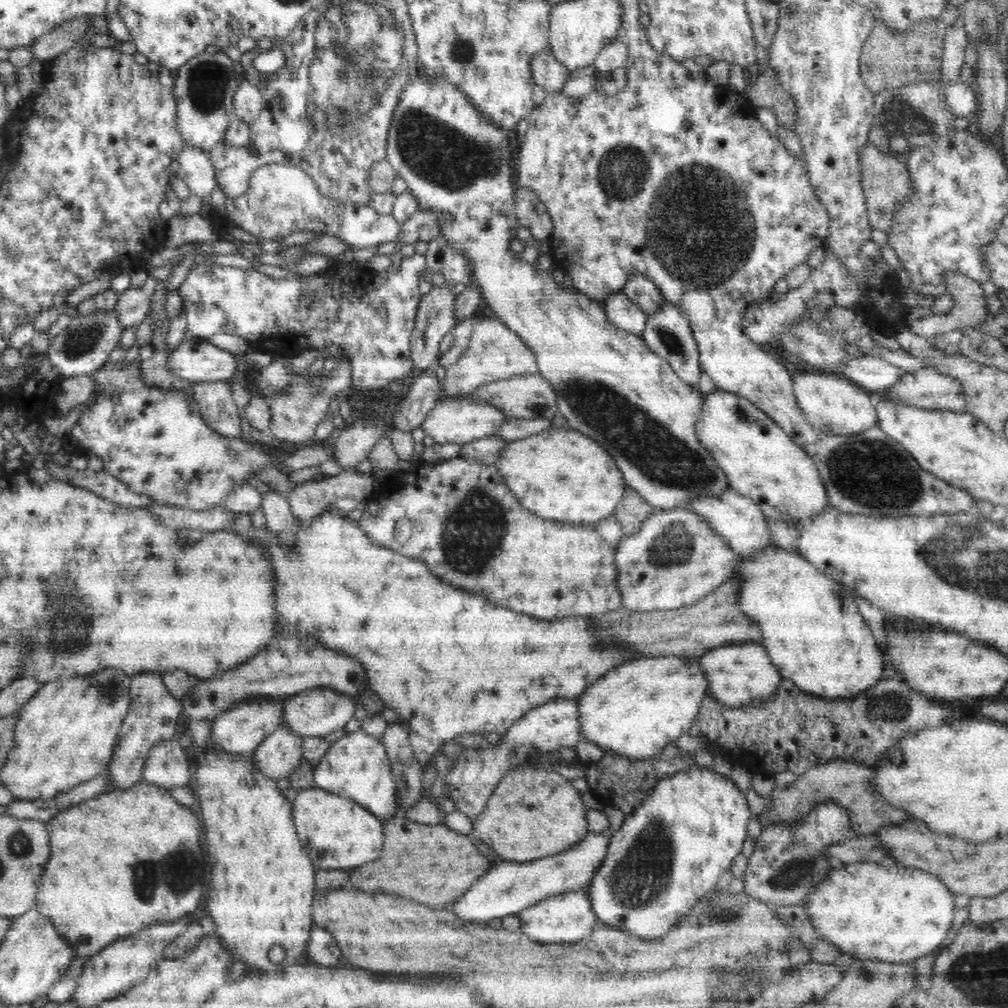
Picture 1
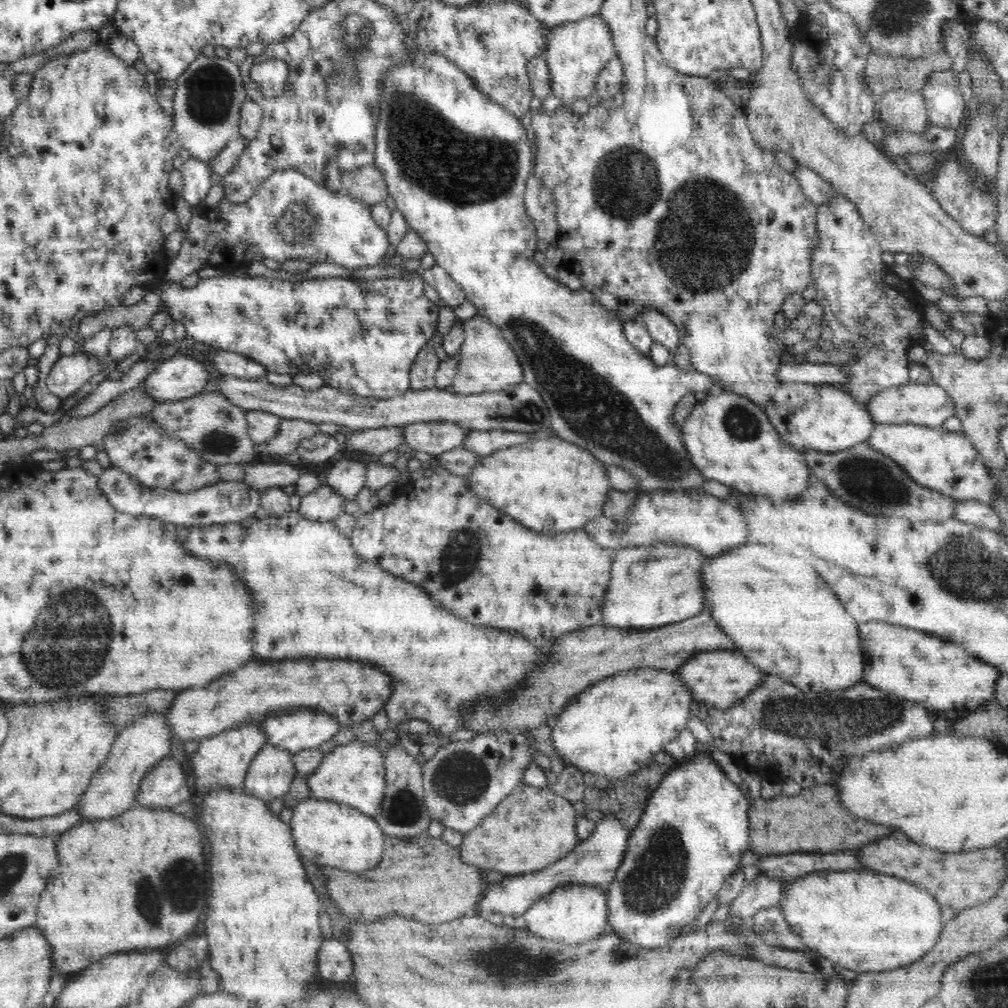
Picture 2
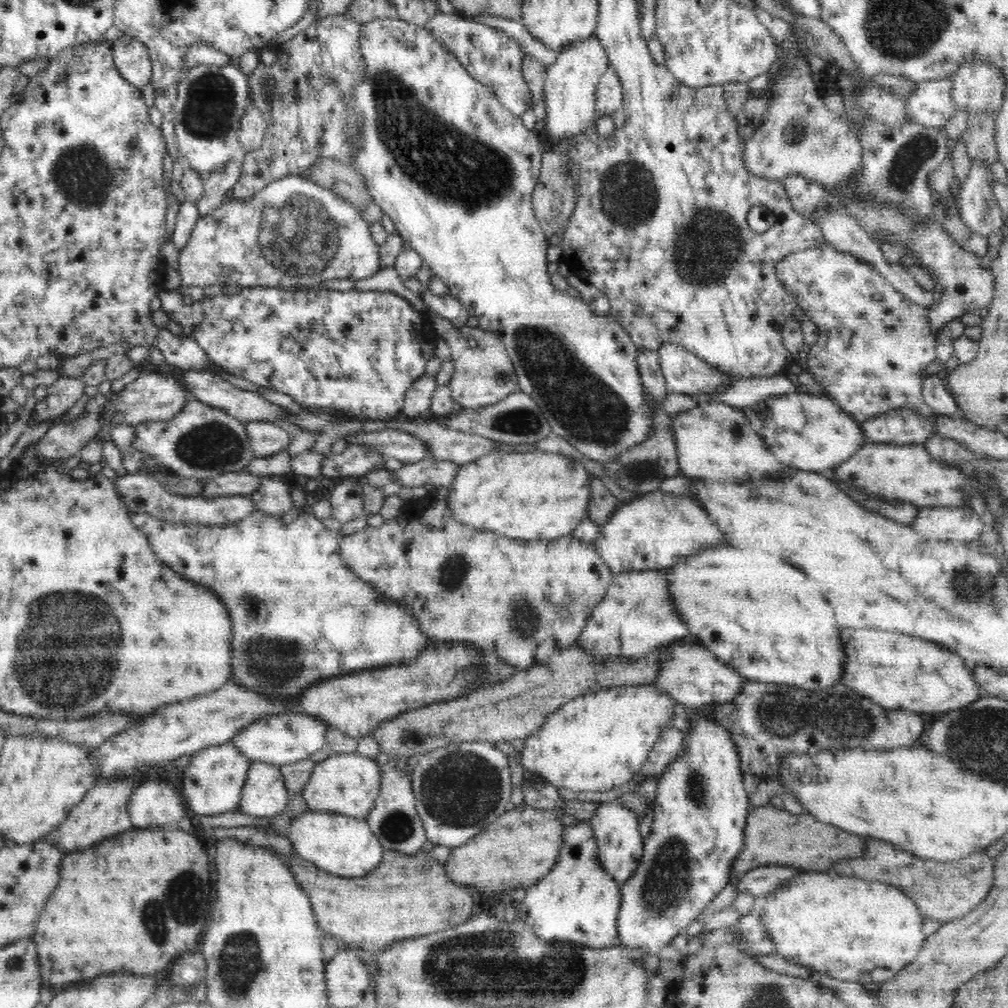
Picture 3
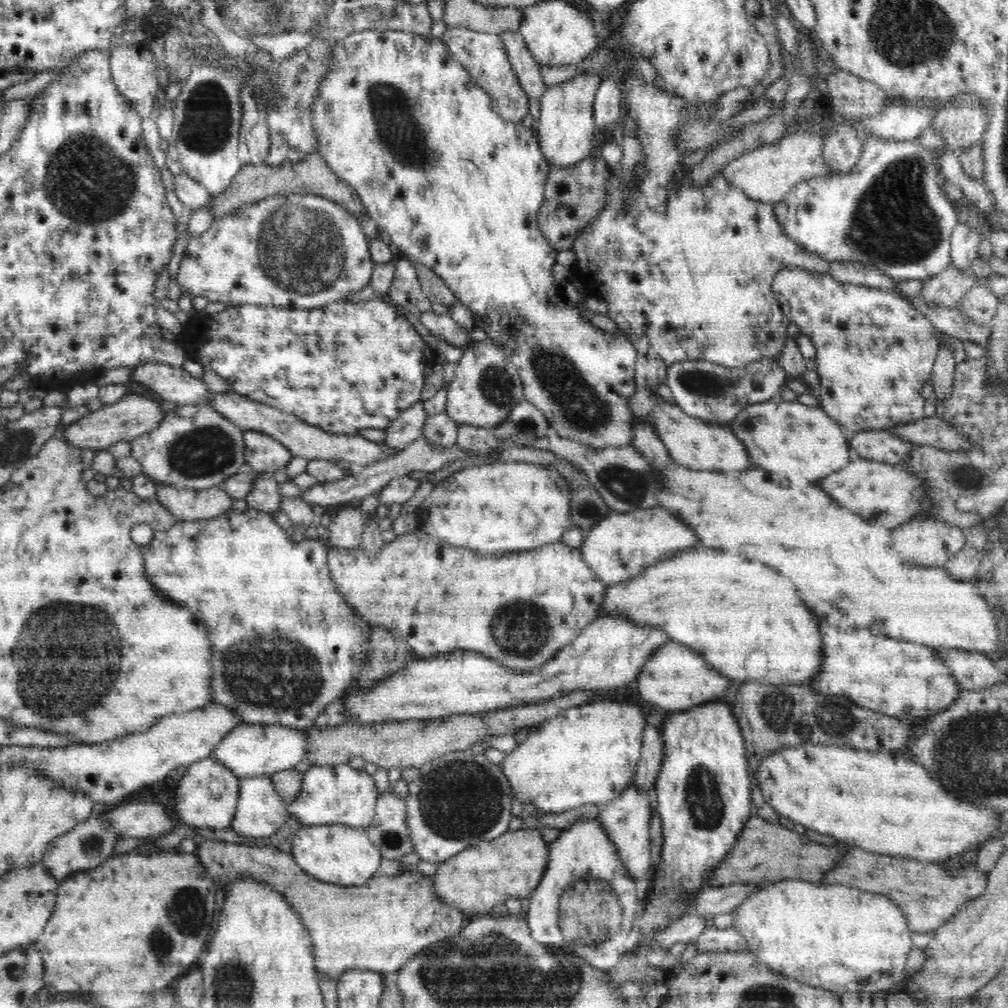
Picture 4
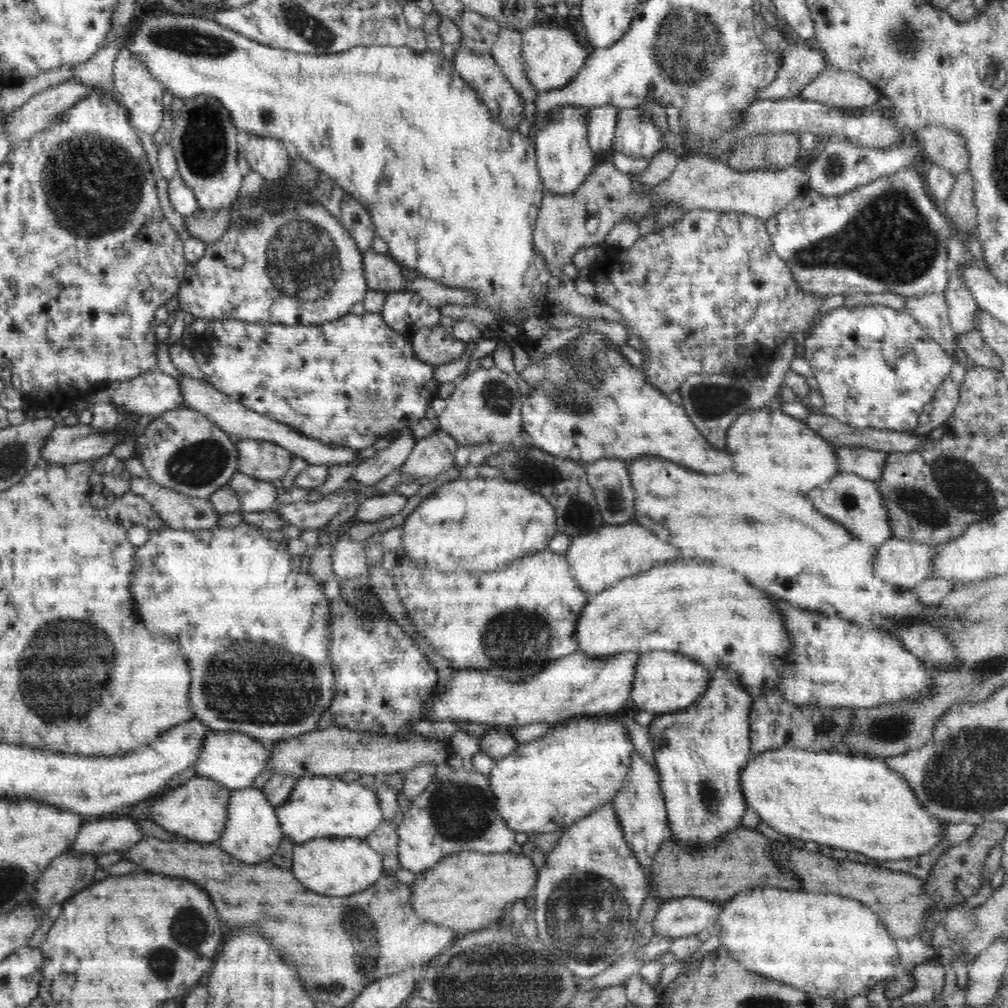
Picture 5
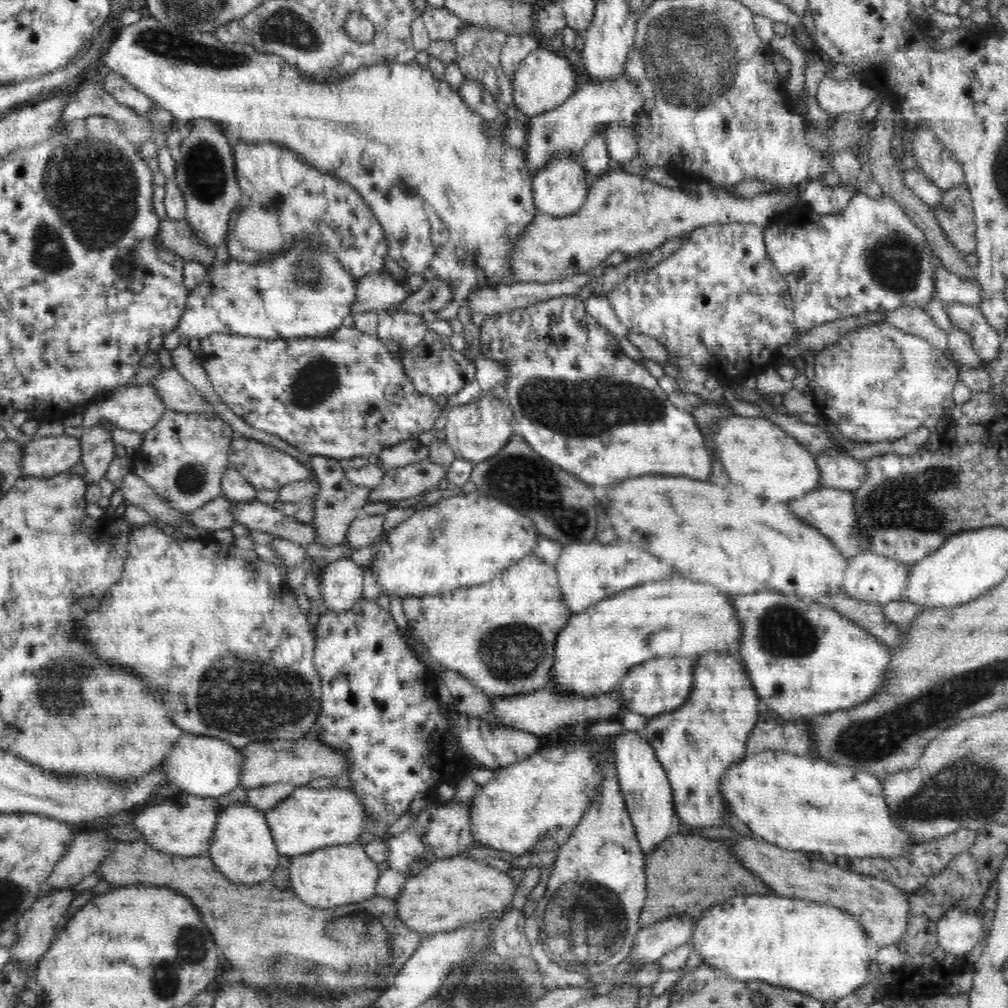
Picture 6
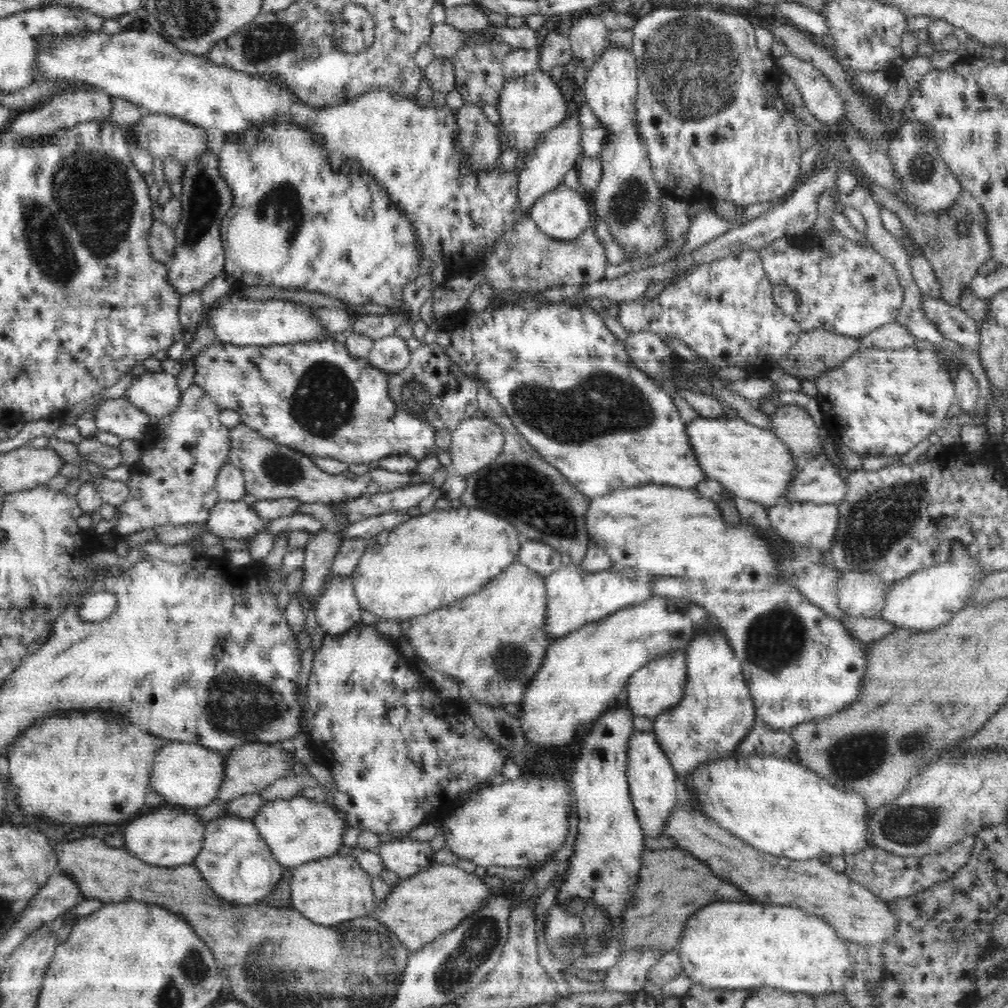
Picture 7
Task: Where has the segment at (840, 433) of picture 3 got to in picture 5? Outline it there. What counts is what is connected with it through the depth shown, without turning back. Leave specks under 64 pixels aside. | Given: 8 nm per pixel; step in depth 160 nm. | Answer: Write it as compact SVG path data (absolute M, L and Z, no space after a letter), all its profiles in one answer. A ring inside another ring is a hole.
M769 406L738 415L728 428L726 440L734 472L760 478L760 482L787 492L807 493L840 473L832 444L810 429L808 423Z

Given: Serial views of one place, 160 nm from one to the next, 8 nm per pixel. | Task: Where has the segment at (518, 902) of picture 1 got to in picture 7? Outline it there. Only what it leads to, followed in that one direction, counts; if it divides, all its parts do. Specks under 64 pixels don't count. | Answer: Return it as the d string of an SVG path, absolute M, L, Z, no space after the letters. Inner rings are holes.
M634 731L627 742L627 783L637 817L646 838L658 838L666 830L668 817L676 808L676 777L670 759L658 744L653 731Z

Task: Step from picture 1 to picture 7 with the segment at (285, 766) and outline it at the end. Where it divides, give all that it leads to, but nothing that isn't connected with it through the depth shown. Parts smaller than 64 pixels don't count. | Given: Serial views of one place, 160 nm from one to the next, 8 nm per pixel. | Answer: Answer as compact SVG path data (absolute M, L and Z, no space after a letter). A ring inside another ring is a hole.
M224 815L205 825L204 844L194 860L206 885L222 899L238 905L249 905L264 900L277 885L283 865L270 852L254 821Z

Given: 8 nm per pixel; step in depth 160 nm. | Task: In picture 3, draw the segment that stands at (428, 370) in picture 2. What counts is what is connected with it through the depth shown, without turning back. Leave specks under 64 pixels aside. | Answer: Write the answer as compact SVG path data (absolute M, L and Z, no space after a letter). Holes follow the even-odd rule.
M422 373L408 389L405 394L405 403L399 417L406 417L412 421L414 417L428 412L434 391L438 388L436 377L428 373Z

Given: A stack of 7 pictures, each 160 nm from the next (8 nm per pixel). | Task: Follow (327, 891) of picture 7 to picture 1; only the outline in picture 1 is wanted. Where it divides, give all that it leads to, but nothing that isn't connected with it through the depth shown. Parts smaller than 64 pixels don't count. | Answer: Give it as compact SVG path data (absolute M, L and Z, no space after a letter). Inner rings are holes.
M316 786L300 789L292 802L291 813L302 847L316 869L354 869L382 856L385 846L383 820L351 798Z

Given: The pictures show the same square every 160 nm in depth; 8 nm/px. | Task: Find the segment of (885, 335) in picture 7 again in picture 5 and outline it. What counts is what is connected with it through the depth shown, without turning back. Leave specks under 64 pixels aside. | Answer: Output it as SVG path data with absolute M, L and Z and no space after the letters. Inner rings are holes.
M945 293L923 294L911 296L906 300L904 309L910 316L920 323L930 337L936 341L948 355L952 356L956 350L954 329L948 319L948 303L944 299Z

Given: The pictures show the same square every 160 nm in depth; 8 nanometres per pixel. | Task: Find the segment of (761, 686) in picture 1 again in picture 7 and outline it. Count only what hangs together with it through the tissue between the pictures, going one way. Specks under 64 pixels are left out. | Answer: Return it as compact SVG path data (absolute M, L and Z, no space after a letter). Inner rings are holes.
M670 652L647 662L639 668L627 682L626 694L629 709L636 717L655 718L672 709L682 700L686 688L686 653Z

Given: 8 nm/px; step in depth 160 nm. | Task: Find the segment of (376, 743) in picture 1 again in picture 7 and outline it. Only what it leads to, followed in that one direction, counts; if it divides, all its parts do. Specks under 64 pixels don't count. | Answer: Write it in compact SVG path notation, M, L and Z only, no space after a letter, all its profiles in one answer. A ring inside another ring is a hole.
M301 795L265 801L252 821L270 847L274 859L284 867L304 865L338 853L338 848L343 845L344 830L348 828L344 813L334 805L330 806L327 801L315 802Z

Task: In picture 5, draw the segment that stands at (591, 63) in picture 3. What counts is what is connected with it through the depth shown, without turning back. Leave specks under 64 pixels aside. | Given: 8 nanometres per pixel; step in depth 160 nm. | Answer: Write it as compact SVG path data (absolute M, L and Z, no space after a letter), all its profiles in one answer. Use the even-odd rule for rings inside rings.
M570 105L551 110L549 119L537 132L535 153L543 193L573 193L592 172L595 156L588 141L588 114L586 109Z

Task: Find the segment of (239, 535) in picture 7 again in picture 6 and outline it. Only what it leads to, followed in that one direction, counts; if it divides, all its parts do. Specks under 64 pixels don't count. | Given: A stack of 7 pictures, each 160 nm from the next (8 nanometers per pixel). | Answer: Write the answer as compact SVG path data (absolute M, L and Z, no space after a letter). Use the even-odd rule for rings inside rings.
M234 502L231 510L237 524L242 524L252 531L261 530L273 534L274 538L288 540L305 549L317 540L313 523L299 522L299 515L288 518L282 511L264 502Z

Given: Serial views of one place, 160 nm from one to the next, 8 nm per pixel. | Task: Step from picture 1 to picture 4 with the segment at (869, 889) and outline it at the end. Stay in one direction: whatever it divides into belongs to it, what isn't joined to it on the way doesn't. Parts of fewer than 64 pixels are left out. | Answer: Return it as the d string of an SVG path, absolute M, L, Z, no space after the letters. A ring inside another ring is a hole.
M785 880L775 883L764 884L759 888L758 892L751 893L747 896L746 900L742 902L742 906L738 906L734 911L733 924L742 937L746 939L746 945L752 955L754 955L753 961L758 961L764 966L768 966L772 972L776 974L782 974L792 980L796 980L806 986L816 986L828 990L837 995L844 993L856 993L864 992L868 994L876 994L879 991L888 992L890 989L897 986L899 982L902 982L904 978L904 972L906 972L906 962L912 946L912 931L908 927L908 921L904 918L904 913L898 909L896 903L890 901L886 895L878 893L869 893L864 890L860 890L856 887L850 887L846 885L831 885L822 883L816 885L808 881L803 880Z

